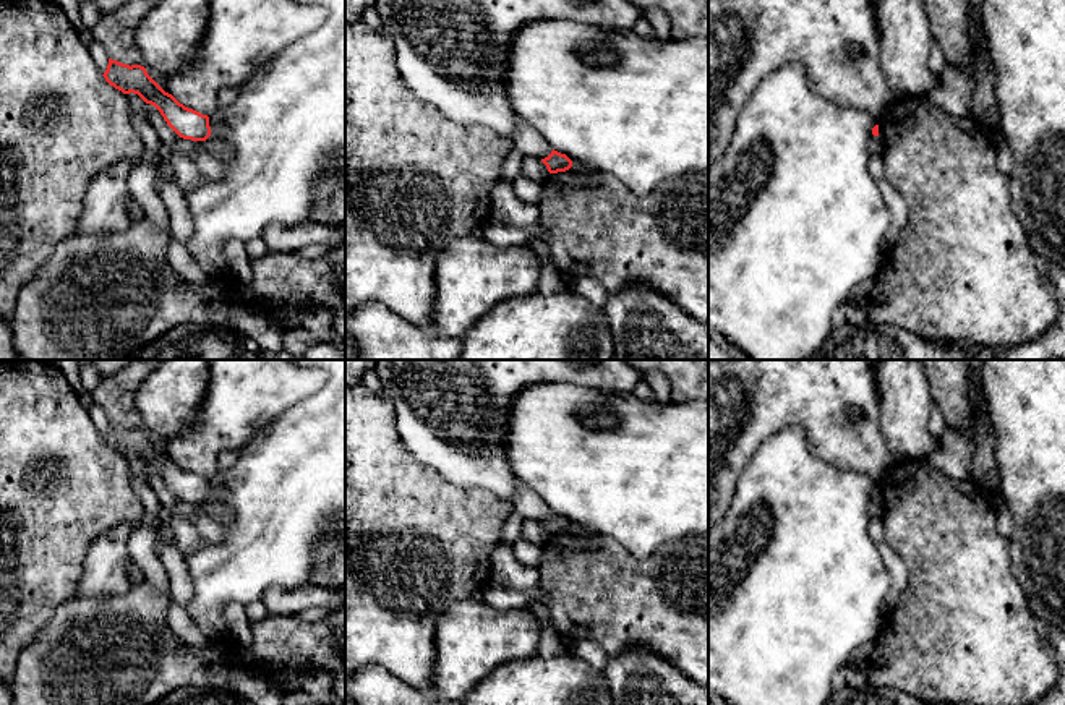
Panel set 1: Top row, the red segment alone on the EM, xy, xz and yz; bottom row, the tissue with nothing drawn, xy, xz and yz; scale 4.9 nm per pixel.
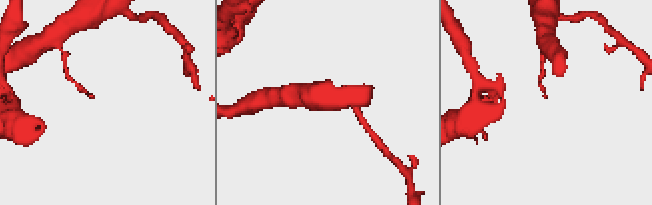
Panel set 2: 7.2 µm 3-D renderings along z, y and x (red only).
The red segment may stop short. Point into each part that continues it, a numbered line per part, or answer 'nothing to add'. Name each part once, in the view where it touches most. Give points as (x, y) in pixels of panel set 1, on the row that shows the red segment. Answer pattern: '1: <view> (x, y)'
nothing to add

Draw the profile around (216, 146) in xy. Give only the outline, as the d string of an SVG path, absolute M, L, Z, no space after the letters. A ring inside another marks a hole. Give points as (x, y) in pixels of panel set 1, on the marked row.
M209 136L206 141L203 141L203 144L204 144L204 147L206 147L207 151L211 151L211 152L214 154L214 157L217 157L220 162L229 160L229 157L230 157L230 147L229 147L224 141Z

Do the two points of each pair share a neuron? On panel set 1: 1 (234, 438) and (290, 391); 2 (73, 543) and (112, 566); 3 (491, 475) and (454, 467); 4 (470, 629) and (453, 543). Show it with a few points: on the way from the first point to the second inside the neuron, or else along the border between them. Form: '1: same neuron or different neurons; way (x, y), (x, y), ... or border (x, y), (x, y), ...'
1: same neuron; way (247, 423), (276, 394)
2: different neurons; border (115, 525), (91, 543), (76, 587)
3: same neuron; way (482, 467), (464, 467)
4: different neurons; border (470, 598), (454, 602), (441, 615), (436, 626)

